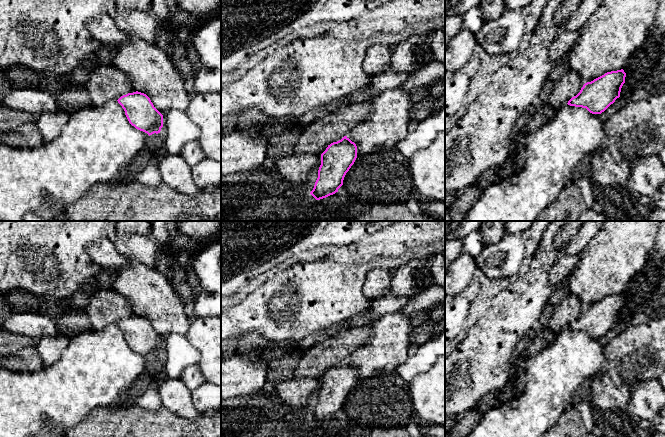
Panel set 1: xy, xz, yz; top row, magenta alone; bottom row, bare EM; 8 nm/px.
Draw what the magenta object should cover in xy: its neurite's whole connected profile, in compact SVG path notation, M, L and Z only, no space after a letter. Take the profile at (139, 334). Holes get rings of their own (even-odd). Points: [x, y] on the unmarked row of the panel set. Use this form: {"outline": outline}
{"outline": "M136 315L121 320L117 325L124 333L129 347L136 353L149 360L160 357L163 351L163 339L146 318Z"}

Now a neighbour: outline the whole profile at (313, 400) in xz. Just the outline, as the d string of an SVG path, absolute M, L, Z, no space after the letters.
M321 378L319 380L320 380L320 386L311 395L308 405L307 405L307 408L304 411L309 417L313 414L315 406L318 402L318 394L321 389Z

